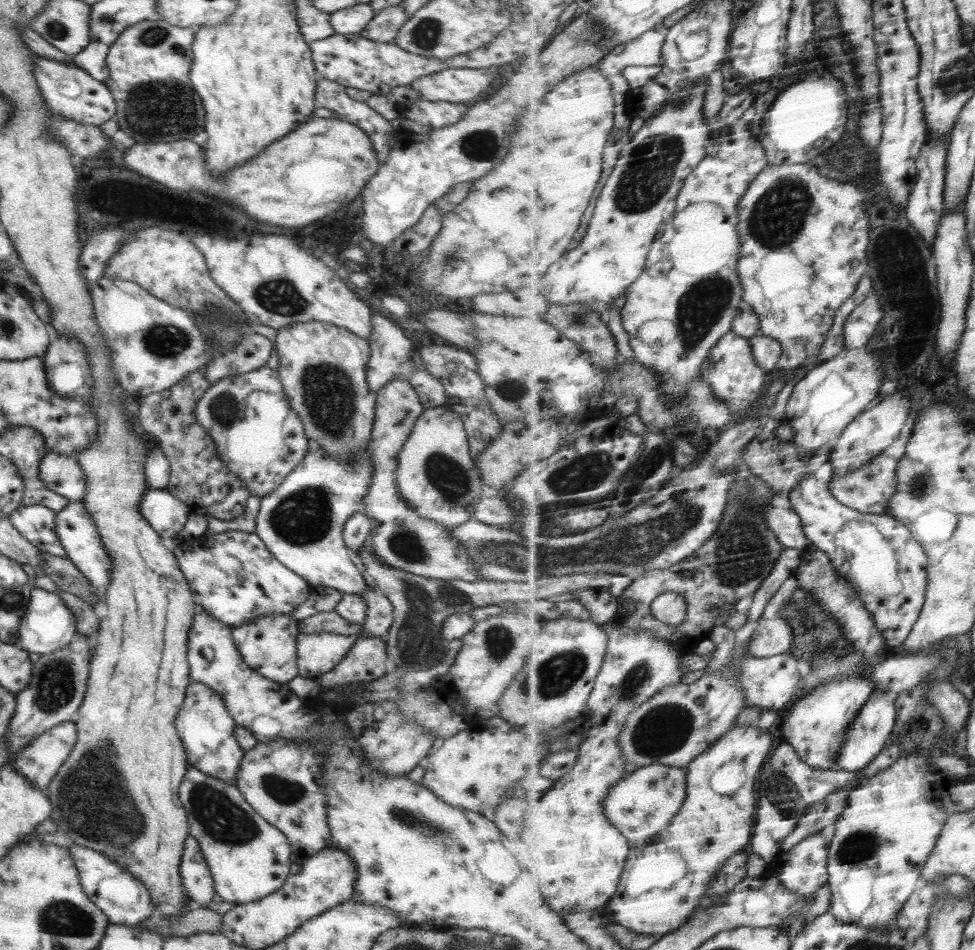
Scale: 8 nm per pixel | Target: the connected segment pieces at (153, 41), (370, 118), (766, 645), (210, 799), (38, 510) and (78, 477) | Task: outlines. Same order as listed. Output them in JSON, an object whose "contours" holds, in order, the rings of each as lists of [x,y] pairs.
{"contours":[[[[164,20],[143,21],[121,32],[110,46],[105,61],[109,76],[103,83],[109,88],[115,100],[114,118],[119,129],[134,138],[136,142],[174,142],[204,132],[204,108],[200,96],[194,92],[194,86],[188,78],[188,70],[193,60],[191,48],[195,31],[193,27],[180,28],[166,24]]],[[[318,77],[316,84],[315,106],[328,108],[336,114],[336,119],[360,127],[370,137],[378,162],[384,164],[391,151],[389,142],[396,134],[392,126],[366,103],[350,98],[341,84],[321,77]]],[[[784,618],[762,619],[753,634],[750,654],[768,658],[788,653],[794,640],[796,630]]],[[[190,765],[179,786],[179,799],[186,811],[189,835],[198,841],[212,875],[215,892],[222,897],[222,901],[231,902],[234,905],[249,903],[272,895],[286,882],[291,864],[291,848],[286,835],[262,818],[246,802],[238,787],[228,784],[212,774],[204,774]]],[[[22,505],[9,514],[9,520],[38,550],[67,558],[56,533],[56,515],[44,506]]],[[[48,451],[42,457],[40,478],[48,489],[72,503],[86,496],[86,475],[76,457]]]]}

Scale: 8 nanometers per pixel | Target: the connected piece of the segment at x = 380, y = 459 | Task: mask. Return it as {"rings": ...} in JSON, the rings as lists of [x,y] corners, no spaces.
{"rings":[[[398,377],[376,393],[373,429],[371,440],[367,443],[374,476],[362,508],[372,520],[369,540],[373,553],[390,568],[397,568],[416,576],[440,580],[476,580],[475,562],[462,547],[459,547],[459,542],[450,536],[450,529],[422,520],[414,509],[406,506],[396,488],[394,471],[398,465],[399,452],[412,432],[414,423],[425,409],[417,392],[405,378]]]}

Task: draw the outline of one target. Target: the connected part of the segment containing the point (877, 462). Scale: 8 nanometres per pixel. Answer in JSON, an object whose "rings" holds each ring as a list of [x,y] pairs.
{"rings":[[[911,426],[902,431],[897,442],[892,447],[887,448],[880,456],[874,458],[872,463],[861,466],[860,469],[844,477],[833,475],[830,488],[834,496],[848,508],[854,508],[854,510],[860,510],[864,513],[888,515],[888,505],[898,491],[898,464],[906,454],[907,444],[912,435],[908,432],[912,432]]]}

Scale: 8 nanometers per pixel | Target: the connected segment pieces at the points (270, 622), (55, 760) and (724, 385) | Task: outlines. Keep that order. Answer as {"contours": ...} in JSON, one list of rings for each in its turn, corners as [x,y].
{"contours":[[[[291,614],[262,615],[231,628],[231,635],[244,662],[258,674],[278,683],[288,683],[298,676],[297,642],[302,633]]],[[[61,722],[34,737],[28,745],[10,759],[25,779],[45,793],[58,769],[65,763],[77,742],[75,723]]],[[[736,329],[724,336],[710,353],[703,367],[703,376],[709,381],[718,400],[725,400],[733,409],[733,422],[730,426],[746,421],[762,405],[763,398],[769,392],[771,373],[757,363],[753,343],[749,337],[740,336]]]]}

